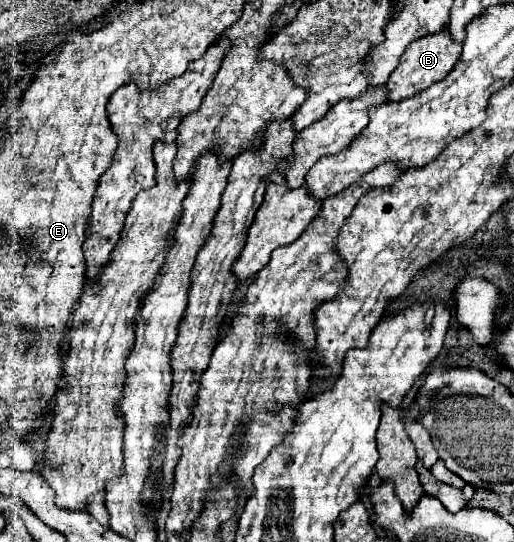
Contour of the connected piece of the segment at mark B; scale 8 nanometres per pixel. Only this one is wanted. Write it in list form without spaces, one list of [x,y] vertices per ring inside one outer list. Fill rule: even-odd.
[[[447,27],[439,31],[439,35],[425,35],[423,39],[415,39],[415,43],[411,43],[407,51],[401,55],[399,67],[393,71],[393,75],[387,81],[387,89],[391,95],[389,101],[401,101],[403,97],[417,95],[425,91],[429,85],[433,85],[435,81],[445,79],[447,73],[459,61],[459,57],[461,57],[461,43],[455,43],[455,39],[451,39]]]

